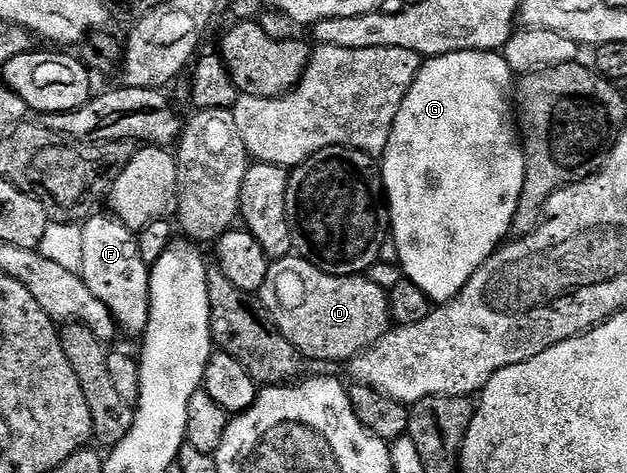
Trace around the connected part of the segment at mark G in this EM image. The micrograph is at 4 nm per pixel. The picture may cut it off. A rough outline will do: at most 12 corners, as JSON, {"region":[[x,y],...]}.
{"region":[[500,53],[422,65],[379,158],[402,275],[456,298],[527,175]]}

